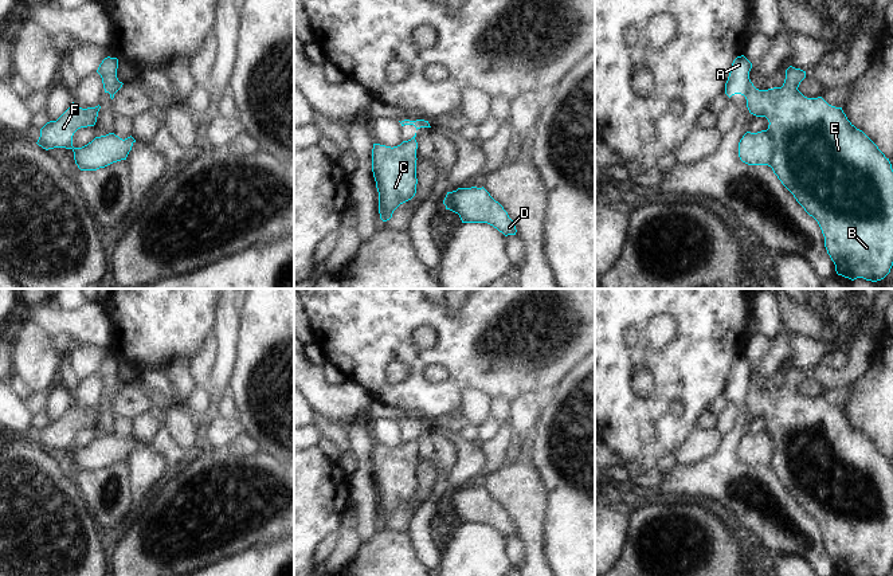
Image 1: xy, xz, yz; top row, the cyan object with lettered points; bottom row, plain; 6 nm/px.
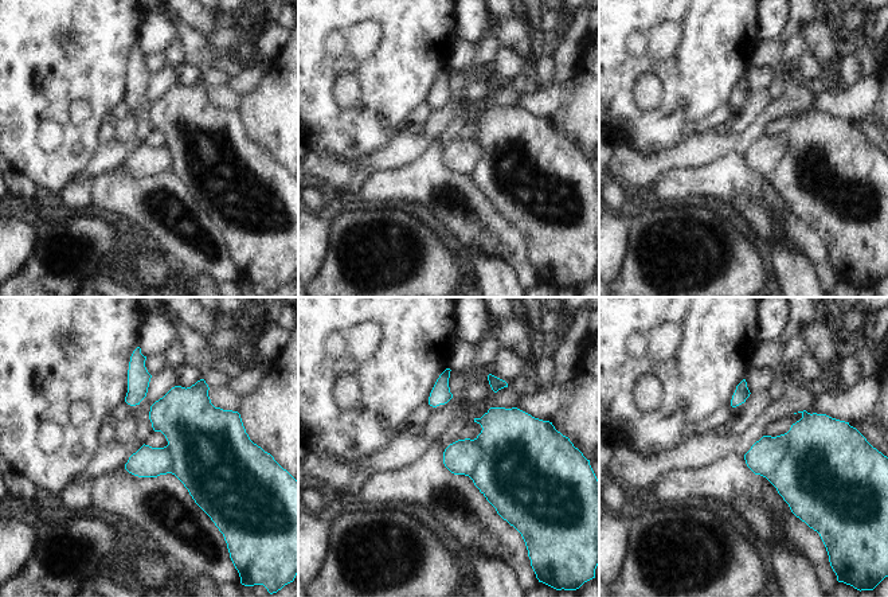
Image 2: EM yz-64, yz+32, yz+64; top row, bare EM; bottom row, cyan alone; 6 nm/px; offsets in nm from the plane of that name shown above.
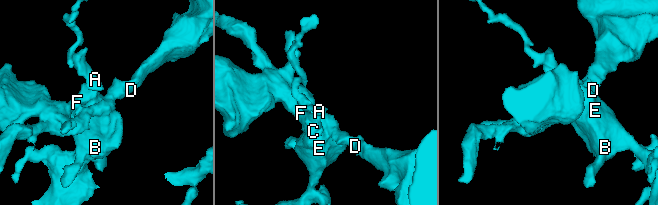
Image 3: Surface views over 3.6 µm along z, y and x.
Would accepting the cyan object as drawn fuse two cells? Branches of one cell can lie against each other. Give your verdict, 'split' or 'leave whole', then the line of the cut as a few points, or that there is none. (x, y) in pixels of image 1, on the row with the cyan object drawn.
split | yz (752, 83), (744, 96)

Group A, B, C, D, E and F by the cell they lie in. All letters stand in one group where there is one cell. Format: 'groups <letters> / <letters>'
groups A / B C D E F

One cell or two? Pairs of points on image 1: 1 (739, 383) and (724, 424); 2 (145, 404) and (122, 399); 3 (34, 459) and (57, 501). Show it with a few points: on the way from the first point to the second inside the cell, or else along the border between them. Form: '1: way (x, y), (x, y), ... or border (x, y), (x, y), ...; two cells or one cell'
1: border (731, 399), (741, 412), (725, 433); two cells
2: way (140, 403), (128, 402); one cell
3: way (34, 470), (34, 478), (46, 490); one cell

